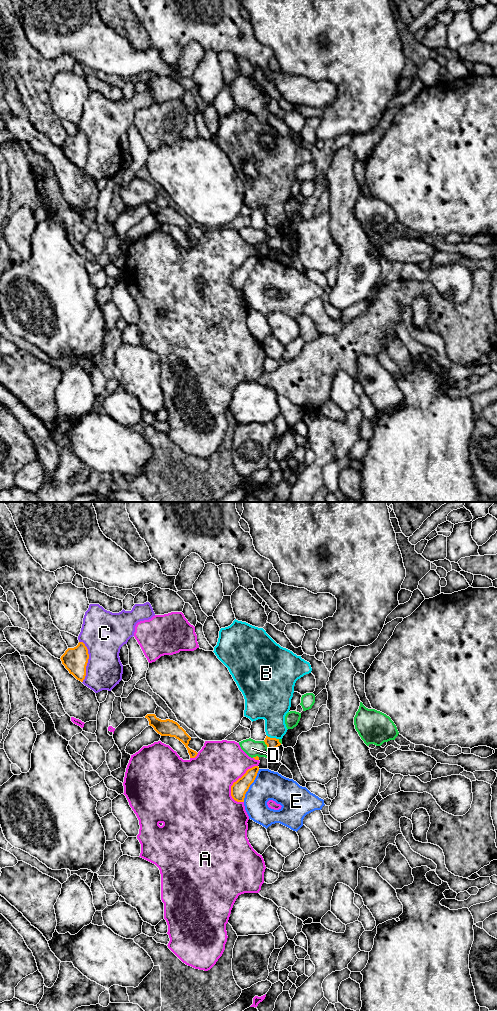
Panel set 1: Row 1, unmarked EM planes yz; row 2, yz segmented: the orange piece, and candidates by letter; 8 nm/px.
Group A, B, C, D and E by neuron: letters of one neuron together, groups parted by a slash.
A / B / C / D / E

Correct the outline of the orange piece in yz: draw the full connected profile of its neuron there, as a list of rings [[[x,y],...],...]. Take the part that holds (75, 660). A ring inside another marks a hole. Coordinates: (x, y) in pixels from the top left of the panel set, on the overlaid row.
[[[83,642],[74,648],[68,648],[61,656],[62,664],[77,680],[83,682],[89,659],[88,649]]]

